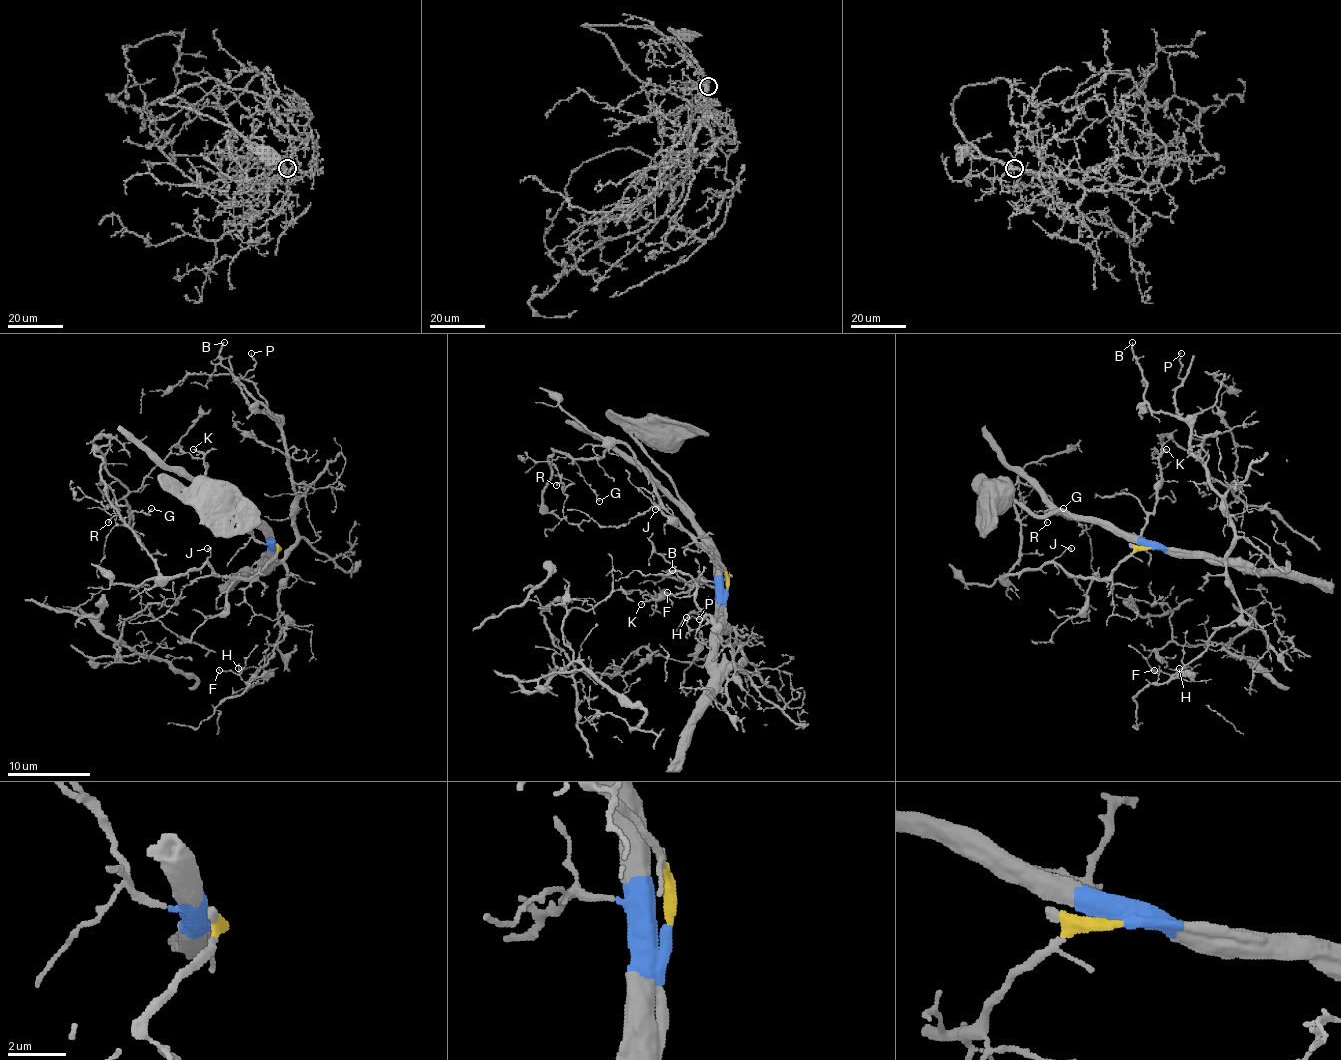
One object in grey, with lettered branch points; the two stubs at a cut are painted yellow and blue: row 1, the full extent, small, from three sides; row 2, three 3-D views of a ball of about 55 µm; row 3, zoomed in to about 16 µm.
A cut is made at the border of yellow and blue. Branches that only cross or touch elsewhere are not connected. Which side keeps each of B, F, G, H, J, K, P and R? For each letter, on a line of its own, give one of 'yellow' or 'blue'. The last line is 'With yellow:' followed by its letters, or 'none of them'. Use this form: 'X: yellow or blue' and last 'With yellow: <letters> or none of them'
B: blue
F: blue
G: yellow
H: blue
J: yellow
K: blue
P: blue
R: yellow
With yellow: G, J, R

